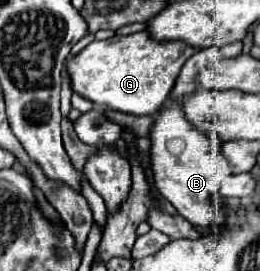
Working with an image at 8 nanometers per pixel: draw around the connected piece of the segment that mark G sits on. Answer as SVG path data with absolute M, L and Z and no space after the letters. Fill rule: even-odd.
M146 31L114 35L106 41L92 41L78 55L66 61L66 73L72 91L94 105L132 115L154 115L166 103L184 61L192 57L192 53L196 53L196 49L190 45L186 47L182 41L158 43L150 39Z

